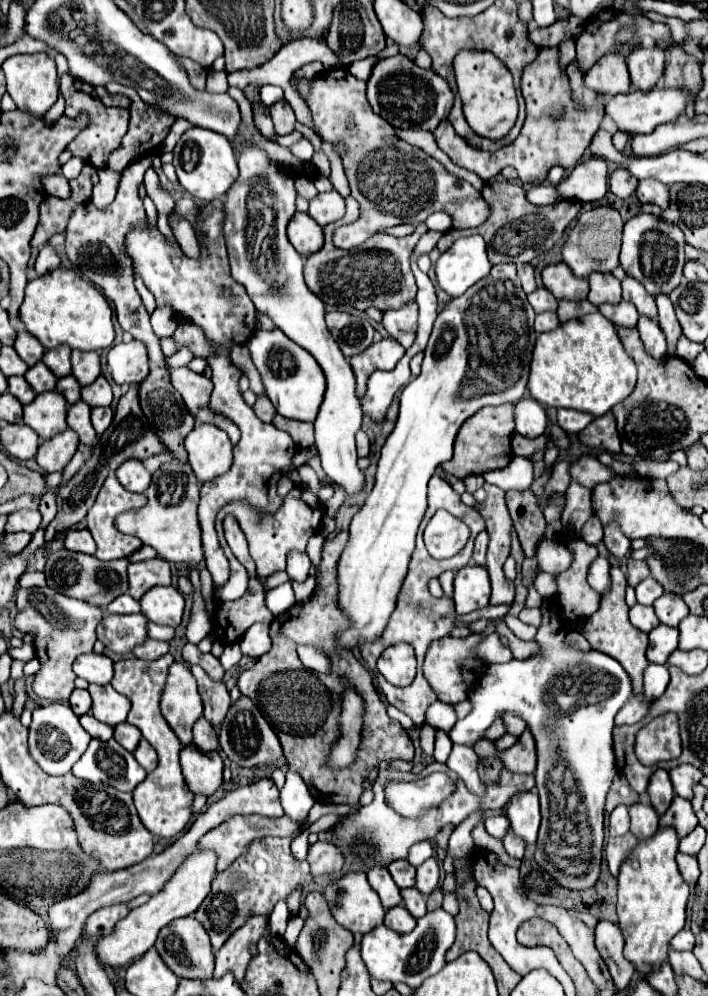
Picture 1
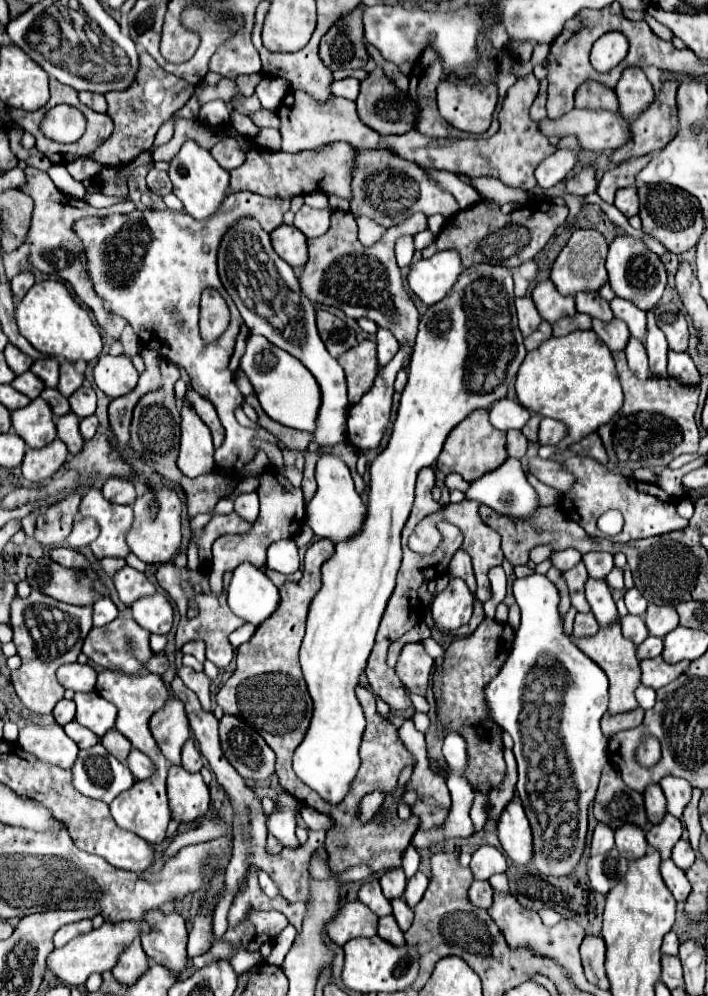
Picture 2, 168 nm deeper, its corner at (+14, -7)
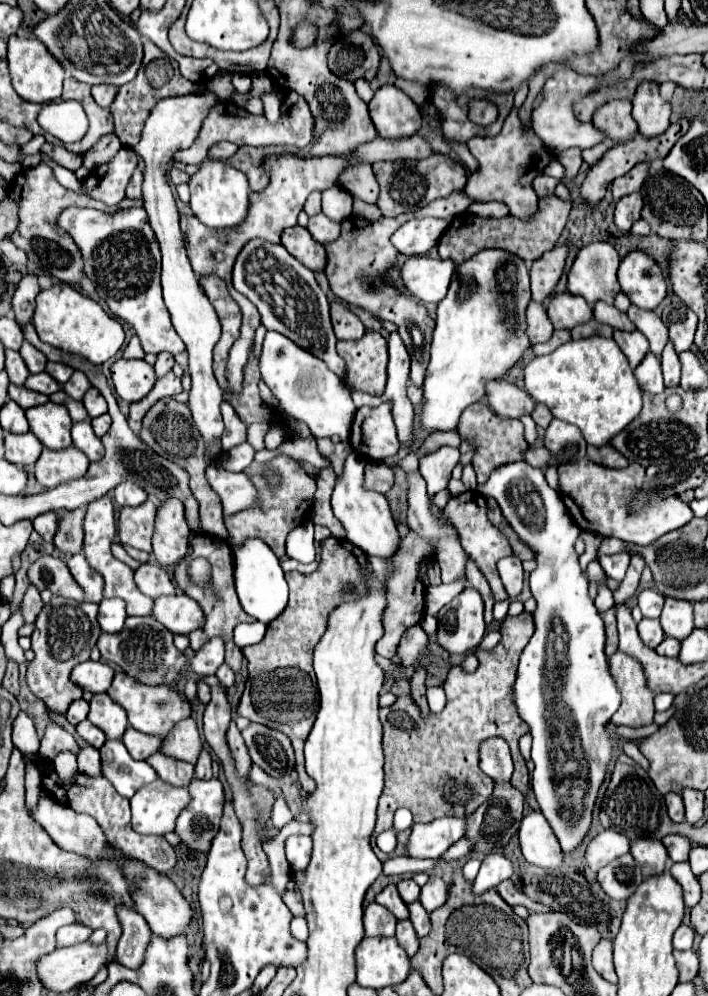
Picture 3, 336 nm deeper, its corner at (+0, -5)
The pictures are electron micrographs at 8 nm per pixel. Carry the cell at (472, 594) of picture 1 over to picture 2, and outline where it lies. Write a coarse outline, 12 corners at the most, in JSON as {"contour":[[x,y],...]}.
{"contour":[[461,578],[435,596],[431,616],[439,630],[469,622],[473,596]]}

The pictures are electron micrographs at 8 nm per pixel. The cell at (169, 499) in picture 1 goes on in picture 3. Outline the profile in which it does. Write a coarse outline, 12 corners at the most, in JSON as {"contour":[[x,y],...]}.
{"contour":[[179,500],[155,518],[153,554],[161,566],[189,550],[189,524]]}

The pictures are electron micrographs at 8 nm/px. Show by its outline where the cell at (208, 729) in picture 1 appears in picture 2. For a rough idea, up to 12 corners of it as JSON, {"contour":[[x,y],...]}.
{"contour":[[195,742],[183,746],[183,768],[199,772],[203,766]]}

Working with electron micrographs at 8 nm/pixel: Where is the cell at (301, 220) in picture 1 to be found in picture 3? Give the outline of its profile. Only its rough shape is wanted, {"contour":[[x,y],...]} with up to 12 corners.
{"contour":[[299,224],[281,244],[309,270],[325,268],[323,246]]}

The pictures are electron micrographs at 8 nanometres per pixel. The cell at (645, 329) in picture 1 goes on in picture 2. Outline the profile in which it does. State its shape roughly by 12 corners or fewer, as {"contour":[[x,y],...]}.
{"contour":[[631,338],[625,354],[631,372],[647,380],[649,364],[643,342]]}

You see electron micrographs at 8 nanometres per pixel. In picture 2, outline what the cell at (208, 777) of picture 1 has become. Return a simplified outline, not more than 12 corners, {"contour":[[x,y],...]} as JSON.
{"contour":[[171,766],[167,778],[171,818],[193,822],[209,810],[201,774]]}

